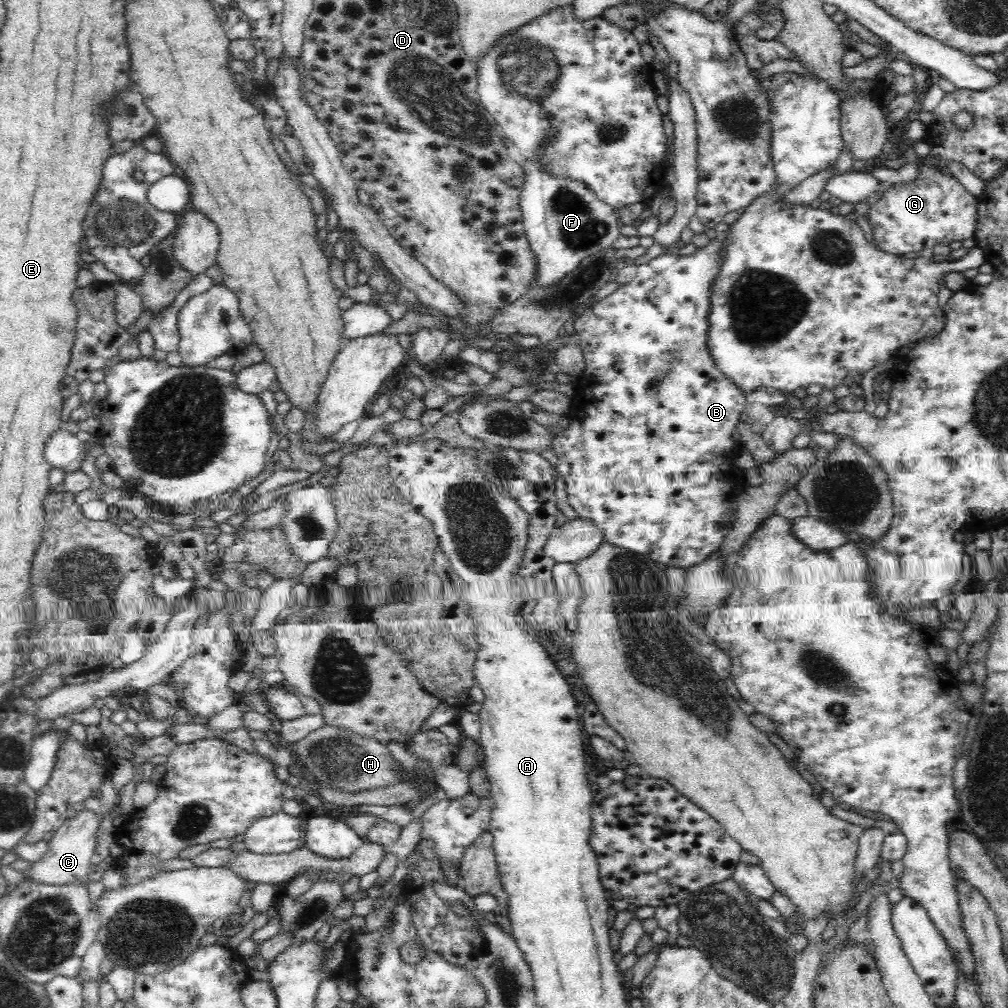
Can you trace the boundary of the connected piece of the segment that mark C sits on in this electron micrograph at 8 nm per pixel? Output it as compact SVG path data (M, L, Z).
M83 807L77 808L74 818L67 819L49 841L50 848L46 856L38 862L32 863L32 868L24 872L26 879L42 885L85 885L89 884L88 876L91 874L90 859L96 854L98 848L98 830L100 830L100 815L94 810Z

